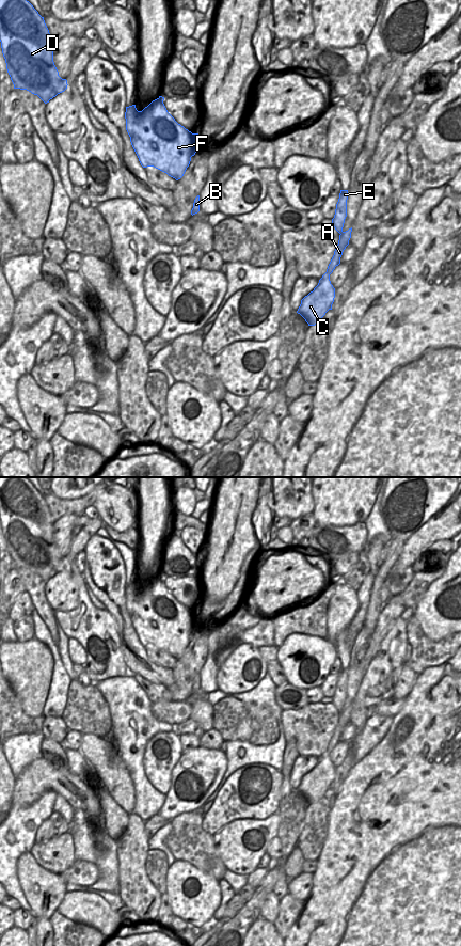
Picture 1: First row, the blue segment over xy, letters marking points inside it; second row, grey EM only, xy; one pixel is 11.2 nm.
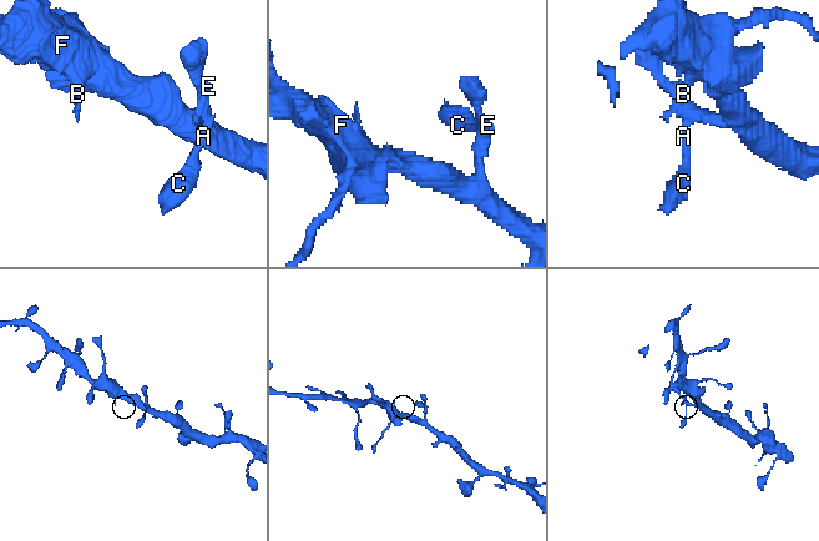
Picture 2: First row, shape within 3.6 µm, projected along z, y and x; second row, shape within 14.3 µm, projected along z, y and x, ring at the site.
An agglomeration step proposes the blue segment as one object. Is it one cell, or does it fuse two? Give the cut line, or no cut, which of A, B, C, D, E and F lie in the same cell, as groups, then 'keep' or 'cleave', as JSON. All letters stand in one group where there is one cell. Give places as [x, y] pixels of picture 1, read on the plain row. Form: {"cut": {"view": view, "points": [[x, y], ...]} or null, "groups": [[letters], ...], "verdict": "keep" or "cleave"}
{"cut": {"view": "xy", "points": [[342, 709], [339, 711]]}, "groups": [["A", "C"], ["B", "D", "E", "F"]], "verdict": "cleave"}

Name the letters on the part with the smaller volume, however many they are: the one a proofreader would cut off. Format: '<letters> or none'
A, C

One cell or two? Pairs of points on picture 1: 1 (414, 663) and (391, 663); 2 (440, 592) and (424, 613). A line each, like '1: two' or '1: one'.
1: two
2: one

